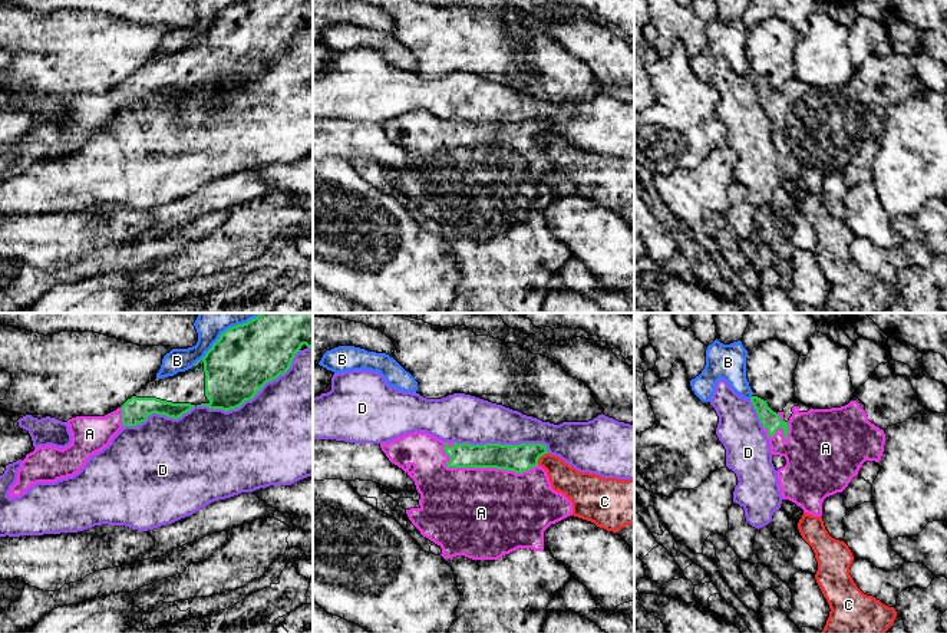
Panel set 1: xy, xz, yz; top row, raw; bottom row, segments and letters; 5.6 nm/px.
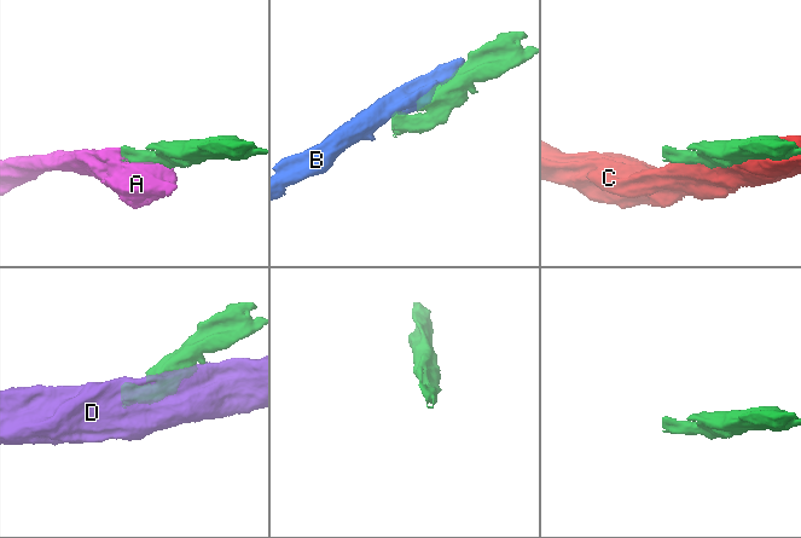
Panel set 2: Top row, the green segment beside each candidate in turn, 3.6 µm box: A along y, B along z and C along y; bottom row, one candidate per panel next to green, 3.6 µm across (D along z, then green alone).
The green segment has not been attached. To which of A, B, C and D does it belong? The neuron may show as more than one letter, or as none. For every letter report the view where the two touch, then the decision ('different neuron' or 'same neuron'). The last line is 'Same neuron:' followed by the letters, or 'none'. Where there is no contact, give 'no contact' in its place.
A: xz | same neuron
B: xy | different neuron
C: xz | different neuron
D: xy | different neuron
Same neuron: A

